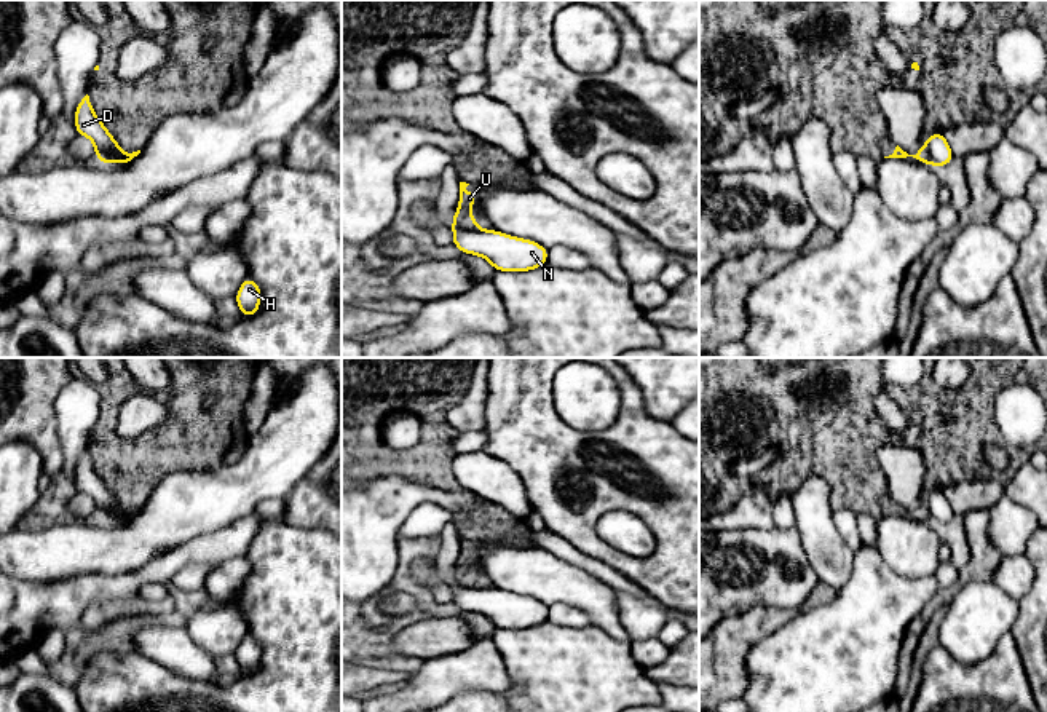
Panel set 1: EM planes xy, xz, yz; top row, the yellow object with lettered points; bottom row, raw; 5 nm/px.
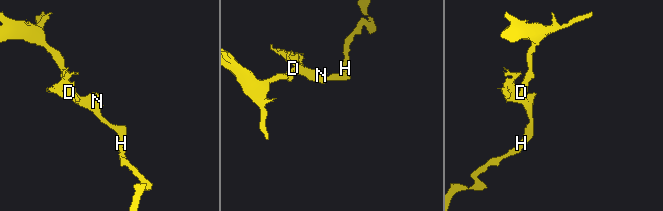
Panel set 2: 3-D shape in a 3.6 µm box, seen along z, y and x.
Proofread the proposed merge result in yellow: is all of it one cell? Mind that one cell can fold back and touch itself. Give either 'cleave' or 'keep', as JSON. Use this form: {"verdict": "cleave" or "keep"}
{"verdict": "cleave"}

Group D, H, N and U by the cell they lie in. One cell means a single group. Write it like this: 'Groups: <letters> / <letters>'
Groups: D H N / U

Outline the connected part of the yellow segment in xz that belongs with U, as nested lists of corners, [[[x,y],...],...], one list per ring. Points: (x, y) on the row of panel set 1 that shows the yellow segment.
[[[460,182],[460,204],[452,219],[452,227],[463,230],[480,230],[477,225],[477,219],[469,216],[469,209],[474,206],[476,201],[476,192],[468,193],[466,192],[468,185],[469,184],[466,182]]]

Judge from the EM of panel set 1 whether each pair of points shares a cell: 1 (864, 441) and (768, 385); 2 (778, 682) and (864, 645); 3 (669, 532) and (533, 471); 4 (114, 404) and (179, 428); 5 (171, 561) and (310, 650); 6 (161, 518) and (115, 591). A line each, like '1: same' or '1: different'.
1: same
2: same
3: same
4: same
5: different
6: different

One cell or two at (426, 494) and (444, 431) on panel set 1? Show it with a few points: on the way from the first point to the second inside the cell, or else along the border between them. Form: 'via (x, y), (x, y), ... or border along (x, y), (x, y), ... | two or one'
border along (393, 473), (428, 486), (463, 490) | two

